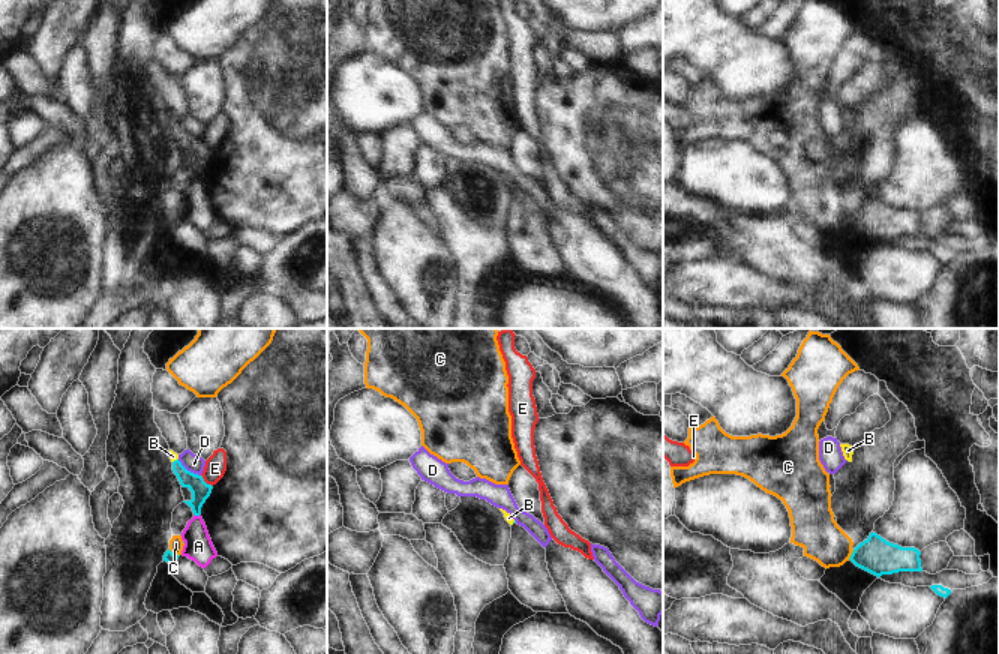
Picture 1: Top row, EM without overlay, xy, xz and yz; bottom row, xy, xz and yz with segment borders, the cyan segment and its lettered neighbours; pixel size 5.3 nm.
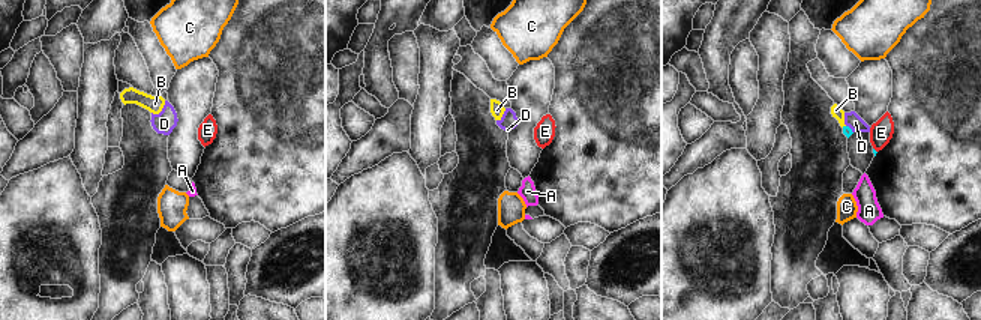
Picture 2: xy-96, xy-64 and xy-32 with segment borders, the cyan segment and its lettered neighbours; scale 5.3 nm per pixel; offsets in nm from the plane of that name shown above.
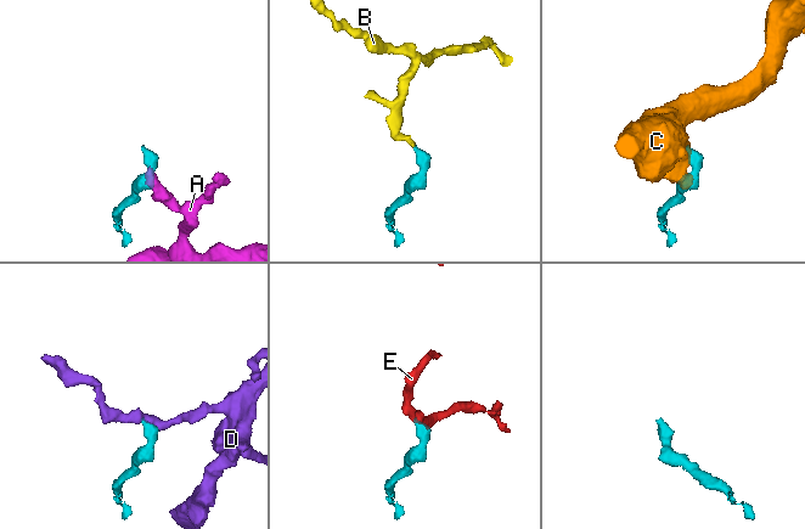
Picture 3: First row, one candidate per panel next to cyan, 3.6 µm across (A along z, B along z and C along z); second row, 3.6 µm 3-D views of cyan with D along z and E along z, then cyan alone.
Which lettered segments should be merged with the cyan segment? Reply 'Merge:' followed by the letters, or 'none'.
Merge: B

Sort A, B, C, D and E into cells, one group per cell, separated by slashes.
A / B / C / D / E

